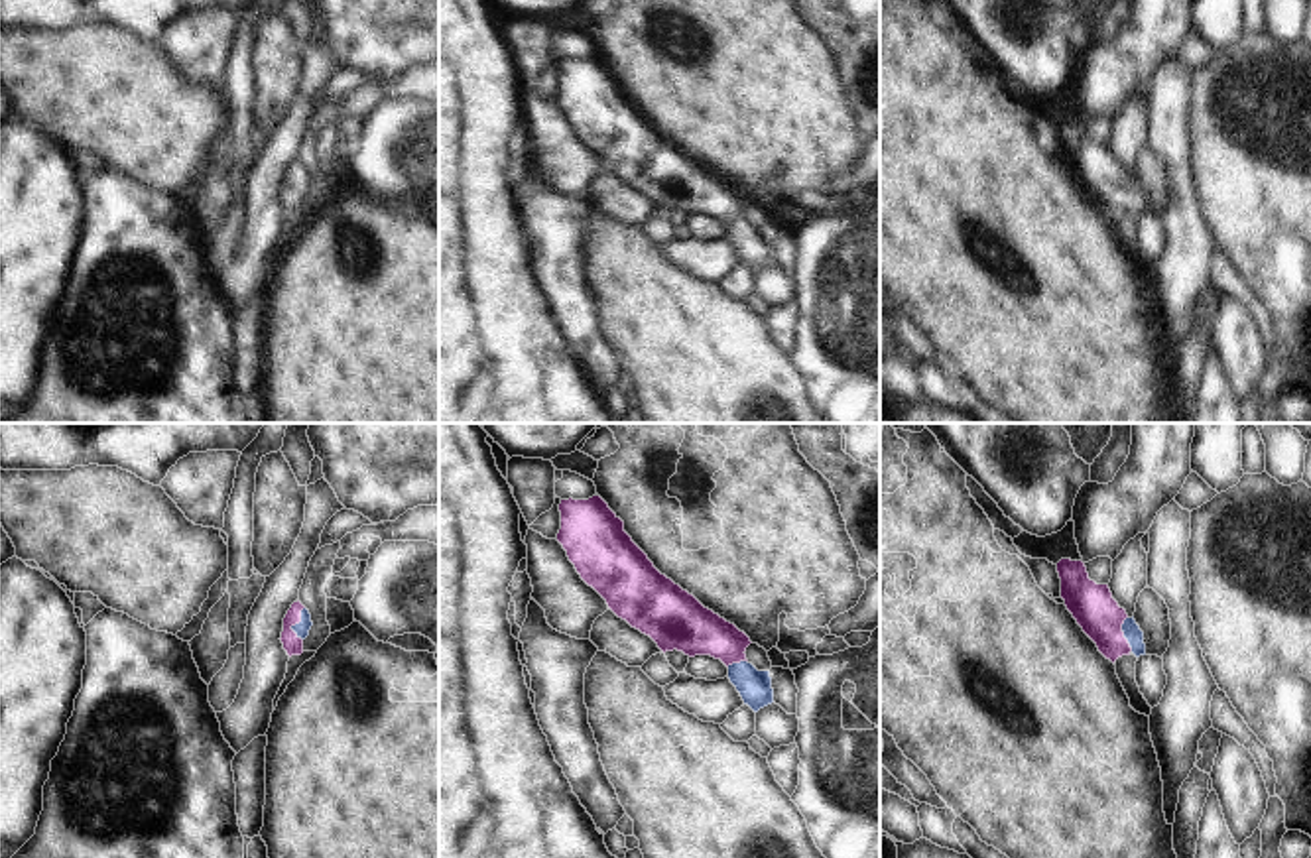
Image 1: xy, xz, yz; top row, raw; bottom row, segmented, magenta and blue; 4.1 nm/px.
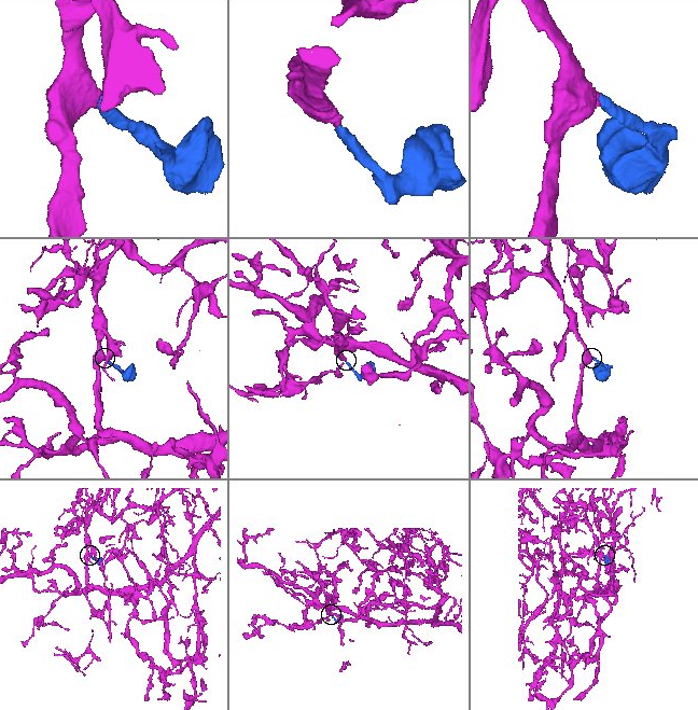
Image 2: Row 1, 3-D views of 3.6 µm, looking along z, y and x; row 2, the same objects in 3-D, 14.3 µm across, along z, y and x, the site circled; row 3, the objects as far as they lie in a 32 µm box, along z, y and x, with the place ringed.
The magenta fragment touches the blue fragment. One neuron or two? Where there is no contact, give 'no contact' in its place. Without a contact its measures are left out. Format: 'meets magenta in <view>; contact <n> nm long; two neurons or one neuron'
meets magenta in xy; contact 140 nm long; one neuron

